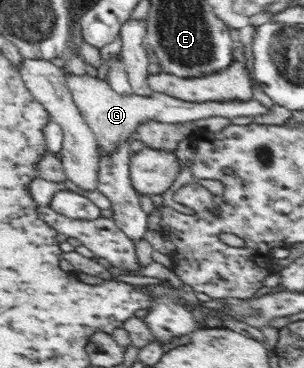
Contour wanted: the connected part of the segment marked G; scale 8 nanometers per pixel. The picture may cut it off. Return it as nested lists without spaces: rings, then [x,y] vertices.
[[[64,74],[67,87],[71,91],[75,104],[79,107],[85,122],[98,140],[98,146],[102,155],[111,154],[117,150],[119,144],[129,140],[131,134],[136,134],[137,126],[153,120],[165,124],[175,124],[209,118],[209,116],[223,116],[223,118],[235,118],[235,116],[261,116],[268,113],[268,108],[254,98],[251,100],[229,100],[191,102],[169,96],[159,91],[153,91],[151,95],[139,96],[135,93],[121,95],[105,82],[97,77],[74,76]]]

